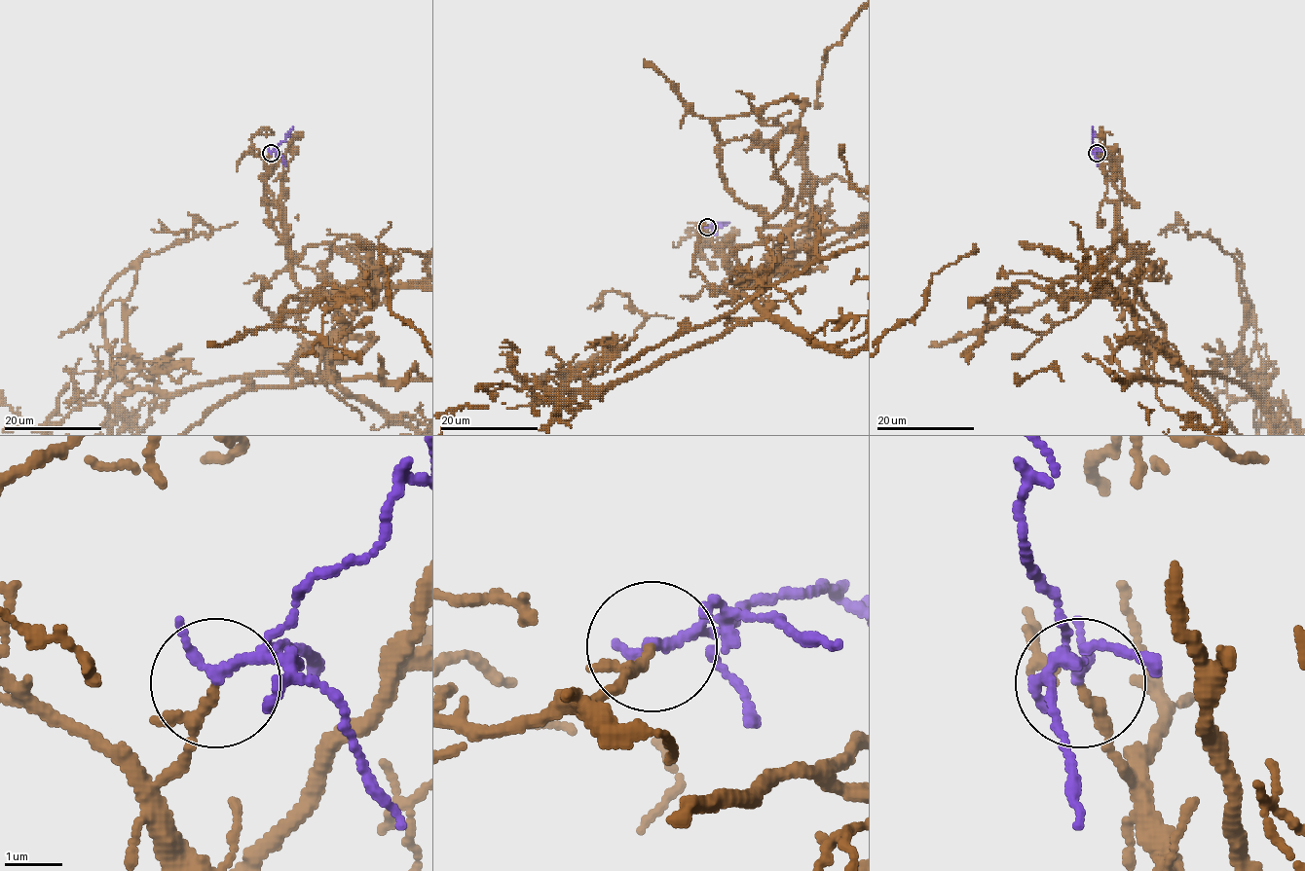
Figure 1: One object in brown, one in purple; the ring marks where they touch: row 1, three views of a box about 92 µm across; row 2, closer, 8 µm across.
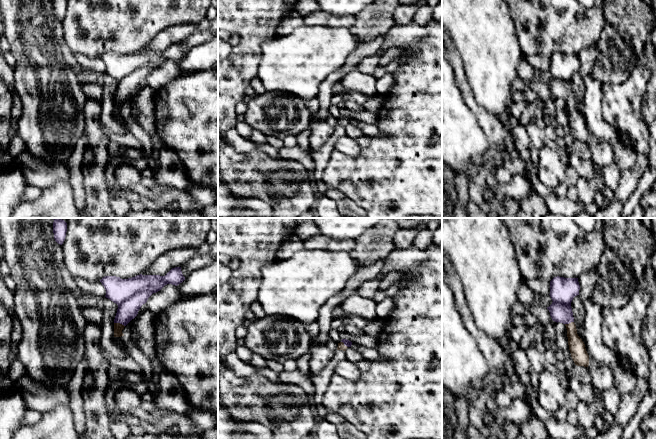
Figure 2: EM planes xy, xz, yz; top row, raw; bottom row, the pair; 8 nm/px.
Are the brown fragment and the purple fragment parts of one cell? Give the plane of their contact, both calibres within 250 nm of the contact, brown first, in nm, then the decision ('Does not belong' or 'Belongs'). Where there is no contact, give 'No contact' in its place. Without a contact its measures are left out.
Touches brown in xy. Thickness 70 nm (brown) against 260 nm. Belongs

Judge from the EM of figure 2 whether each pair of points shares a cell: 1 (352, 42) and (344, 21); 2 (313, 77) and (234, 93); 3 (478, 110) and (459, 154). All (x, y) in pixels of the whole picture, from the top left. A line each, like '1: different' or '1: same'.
1: different
2: different
3: different

